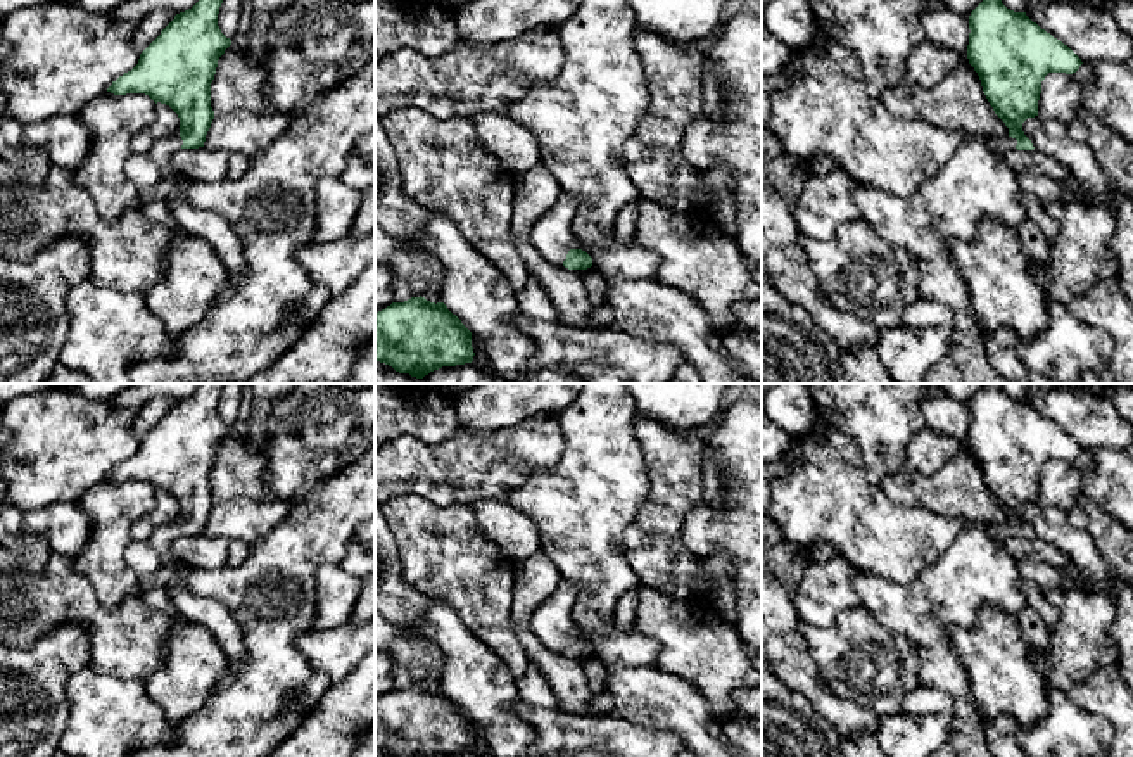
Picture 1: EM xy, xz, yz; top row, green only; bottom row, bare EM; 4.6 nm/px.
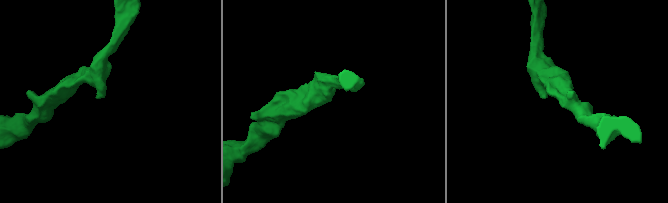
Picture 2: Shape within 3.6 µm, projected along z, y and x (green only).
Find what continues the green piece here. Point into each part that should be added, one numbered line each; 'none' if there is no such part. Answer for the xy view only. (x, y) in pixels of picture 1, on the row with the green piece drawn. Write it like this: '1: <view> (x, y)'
1: xy (211, 227)

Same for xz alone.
1: xz (551, 235)

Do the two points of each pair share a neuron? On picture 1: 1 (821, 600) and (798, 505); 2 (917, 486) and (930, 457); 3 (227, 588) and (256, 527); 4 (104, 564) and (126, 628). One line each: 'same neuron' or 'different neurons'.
1: different neurons
2: different neurons
3: different neurons
4: different neurons

